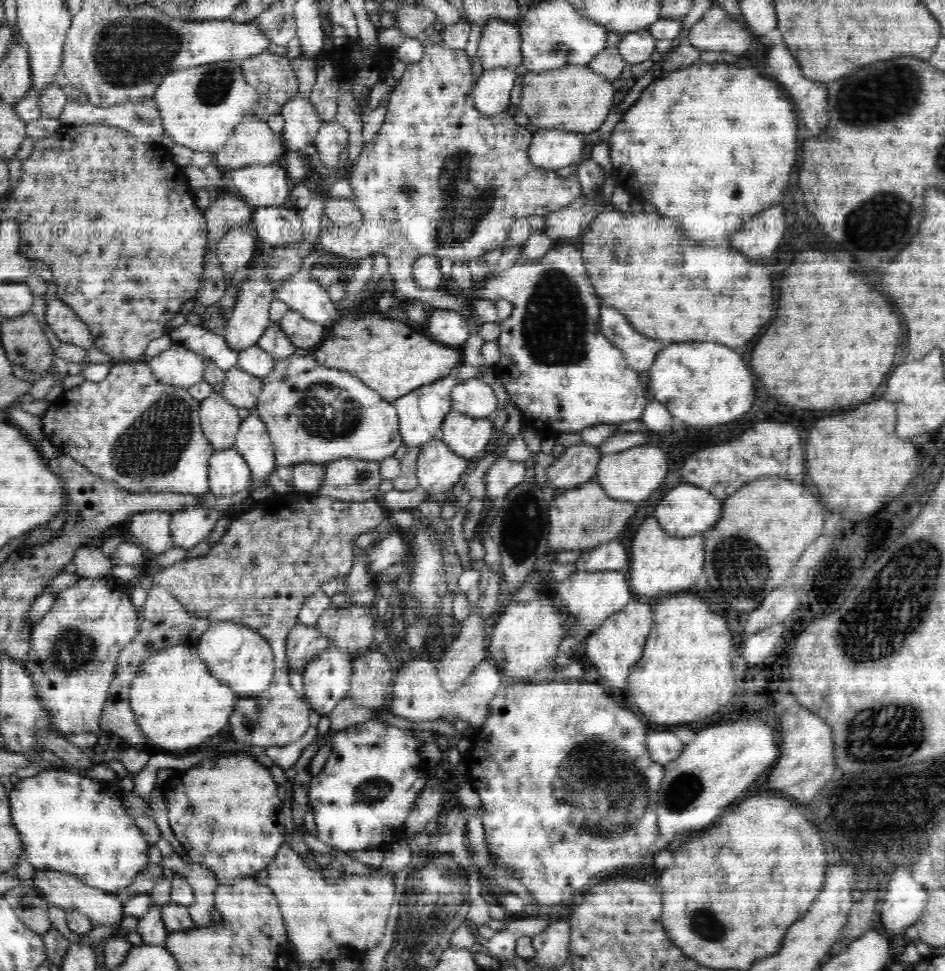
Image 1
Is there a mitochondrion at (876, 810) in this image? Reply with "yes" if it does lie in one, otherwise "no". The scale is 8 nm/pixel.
no

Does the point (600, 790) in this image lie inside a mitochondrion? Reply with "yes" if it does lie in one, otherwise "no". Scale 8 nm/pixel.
yes

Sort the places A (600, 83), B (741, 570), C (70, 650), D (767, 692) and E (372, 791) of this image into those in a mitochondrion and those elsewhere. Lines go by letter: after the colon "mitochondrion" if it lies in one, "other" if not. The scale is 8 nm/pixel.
A: other
B: mitochondrion
C: mitochondrion
D: other
E: mitochondrion

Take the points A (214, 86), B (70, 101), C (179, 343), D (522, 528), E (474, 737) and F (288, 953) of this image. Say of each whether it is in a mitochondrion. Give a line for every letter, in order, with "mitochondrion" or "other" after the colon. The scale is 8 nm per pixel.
A: mitochondrion
B: other
C: other
D: mitochondrion
E: other
F: other

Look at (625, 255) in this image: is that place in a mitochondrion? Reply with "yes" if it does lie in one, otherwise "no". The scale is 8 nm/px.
yes

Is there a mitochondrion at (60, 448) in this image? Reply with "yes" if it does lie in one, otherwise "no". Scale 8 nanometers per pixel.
no

